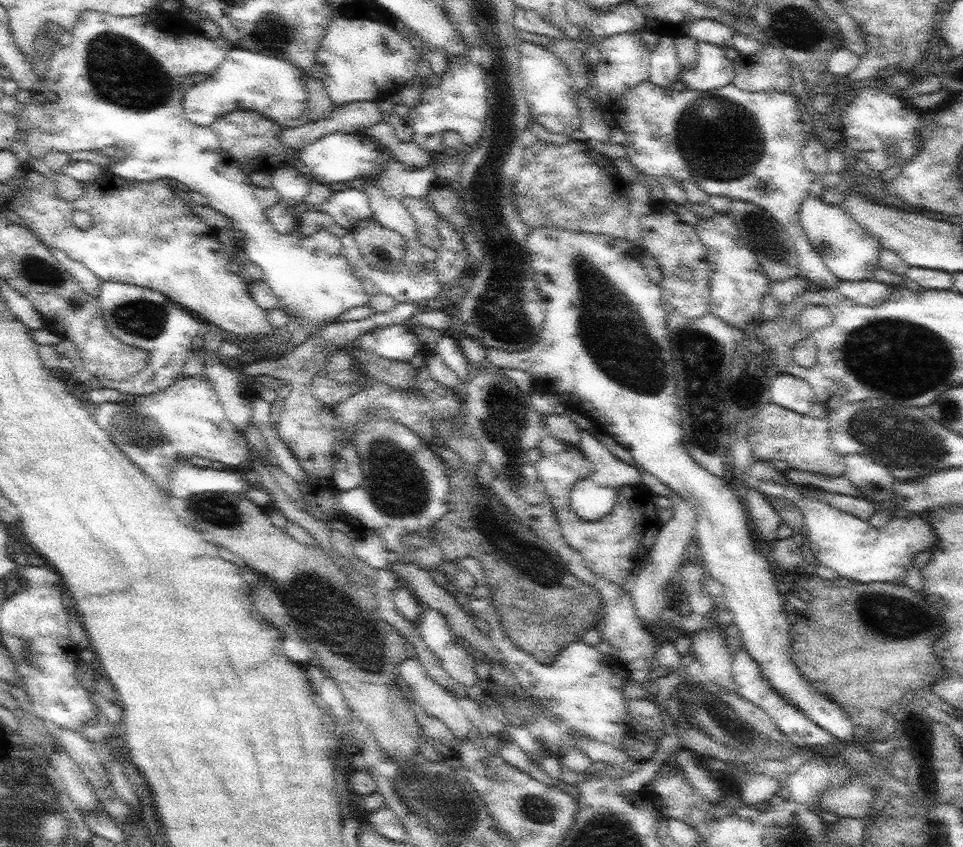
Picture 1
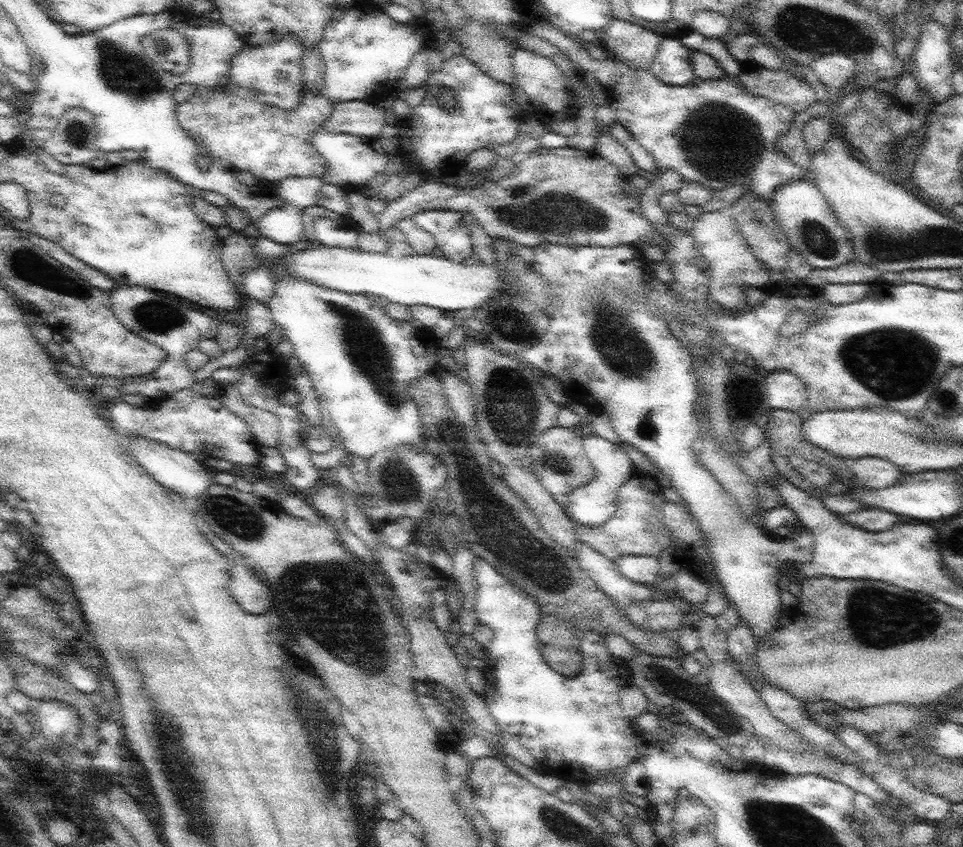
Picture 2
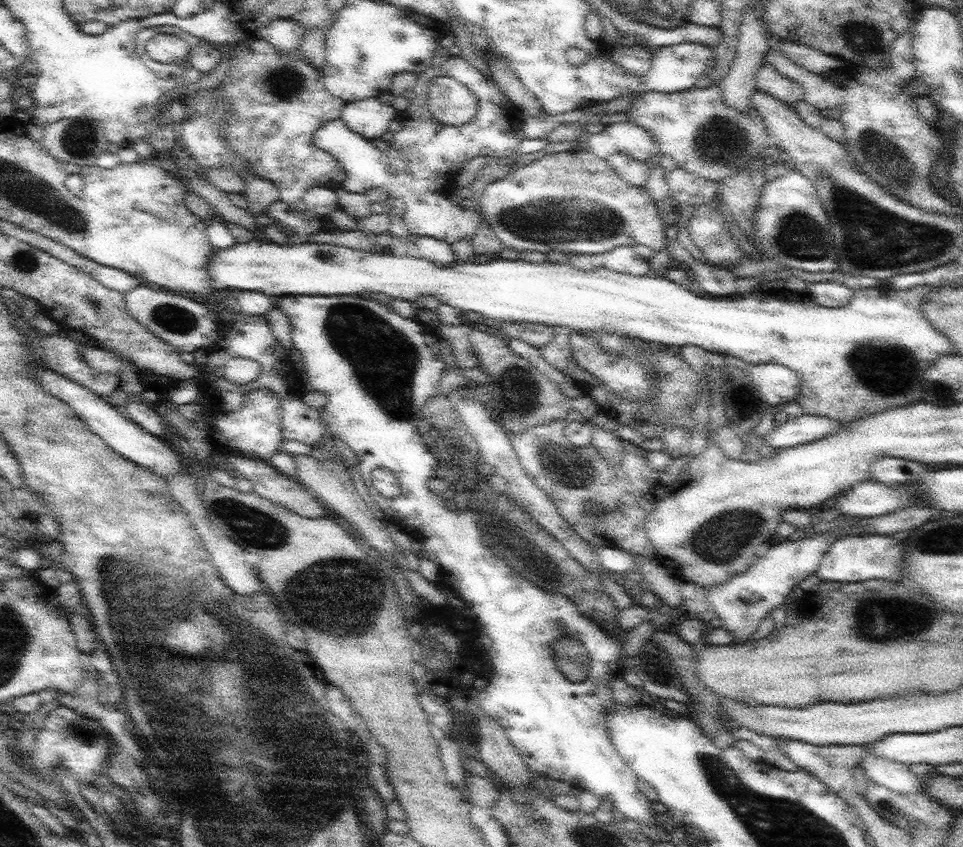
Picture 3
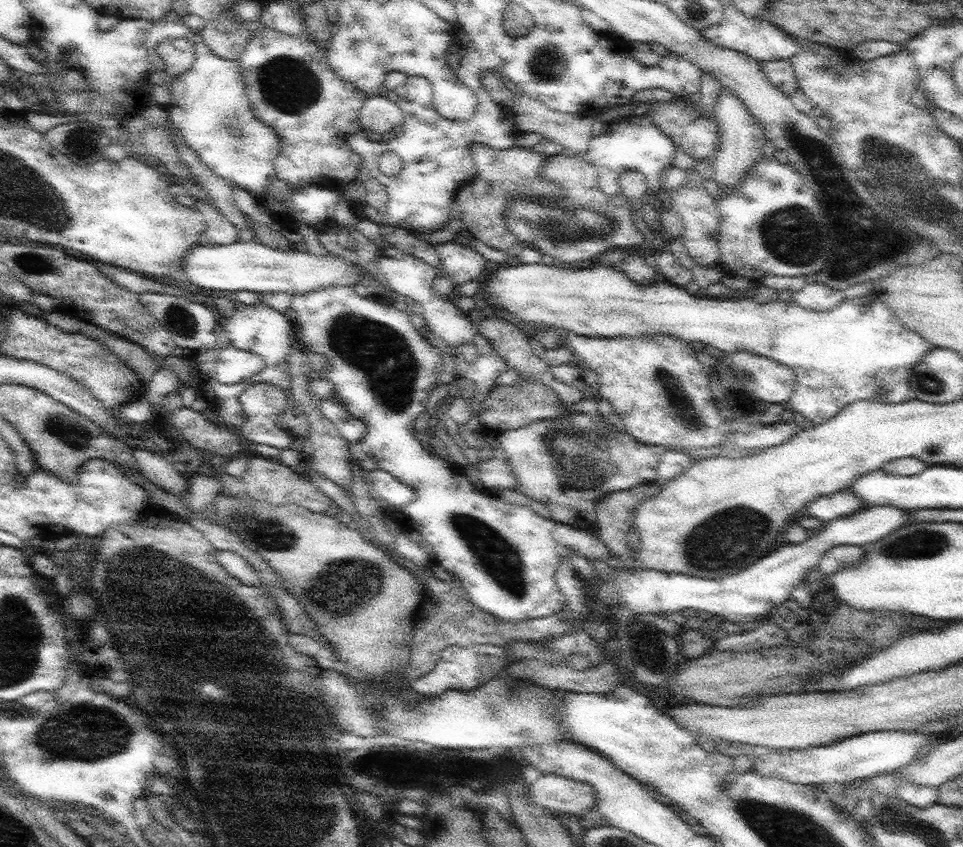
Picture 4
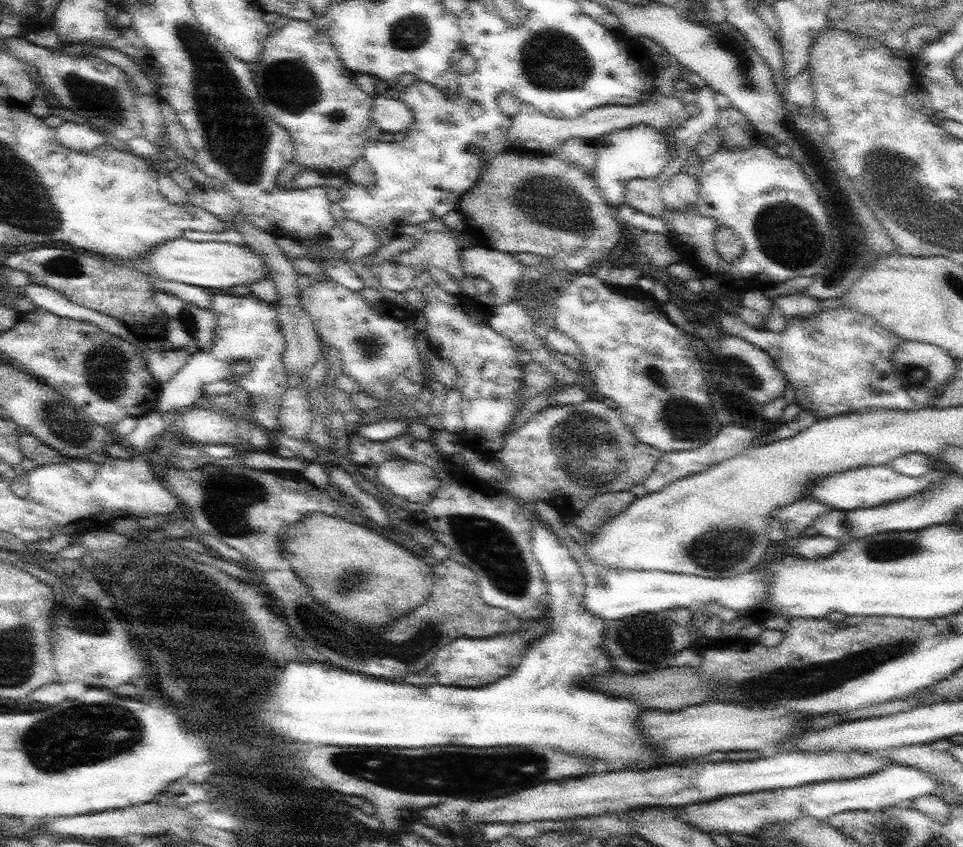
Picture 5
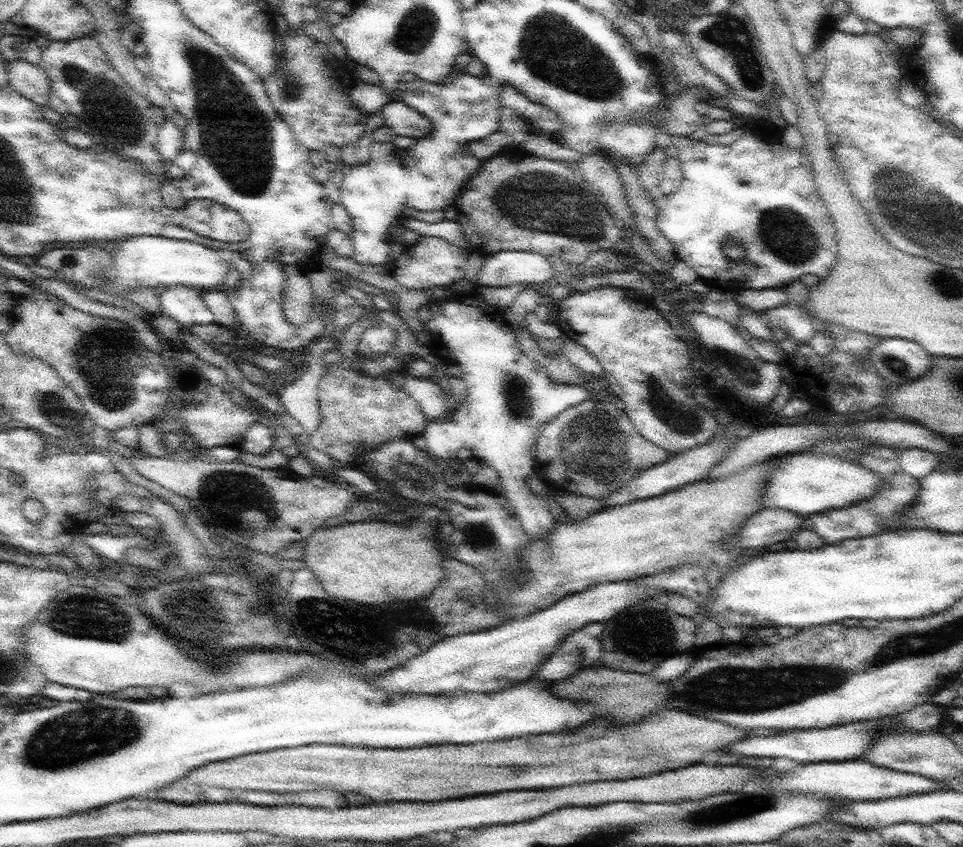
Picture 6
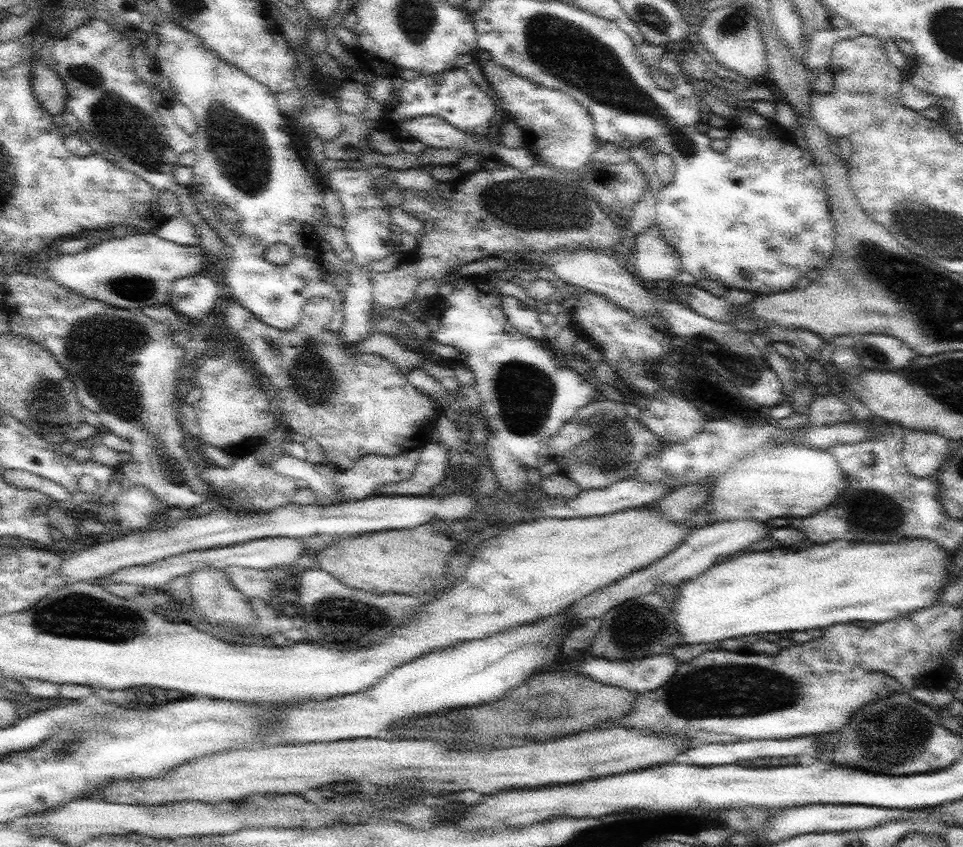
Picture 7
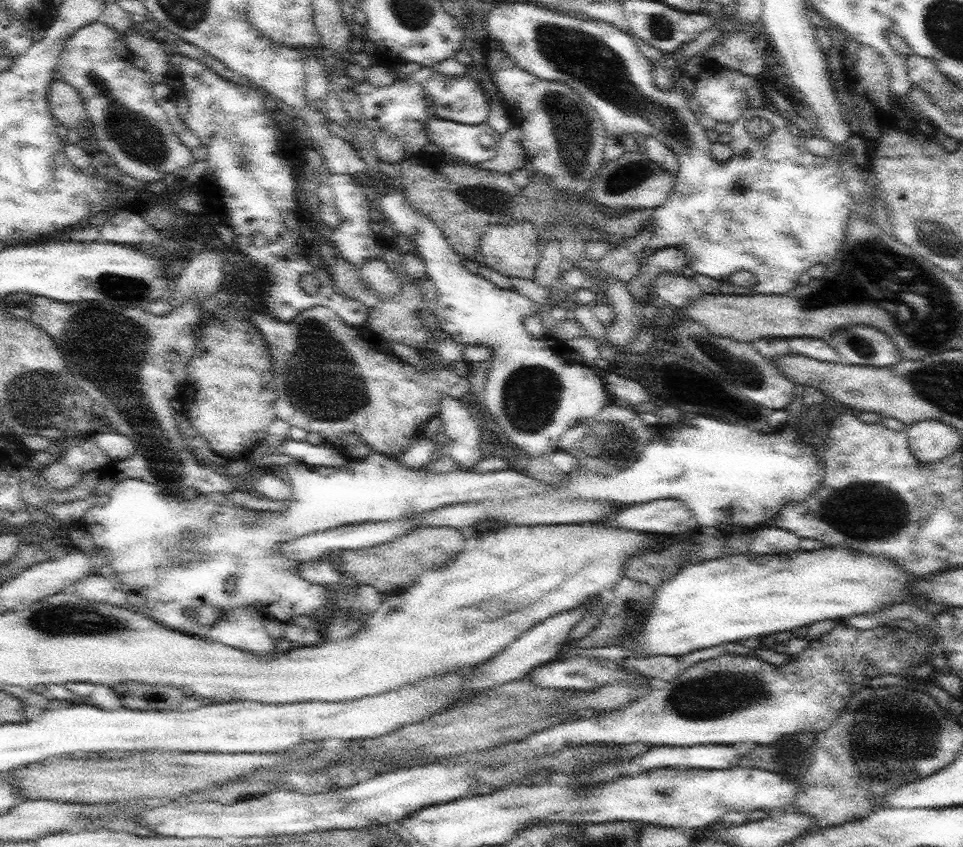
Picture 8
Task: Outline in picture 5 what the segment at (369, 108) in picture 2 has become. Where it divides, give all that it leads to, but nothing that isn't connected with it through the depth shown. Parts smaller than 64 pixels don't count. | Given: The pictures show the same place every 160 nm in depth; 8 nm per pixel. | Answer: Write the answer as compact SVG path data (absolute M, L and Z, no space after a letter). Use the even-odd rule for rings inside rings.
M376 96L372 107L371 120L386 132L407 132L414 124L412 109L396 96Z

